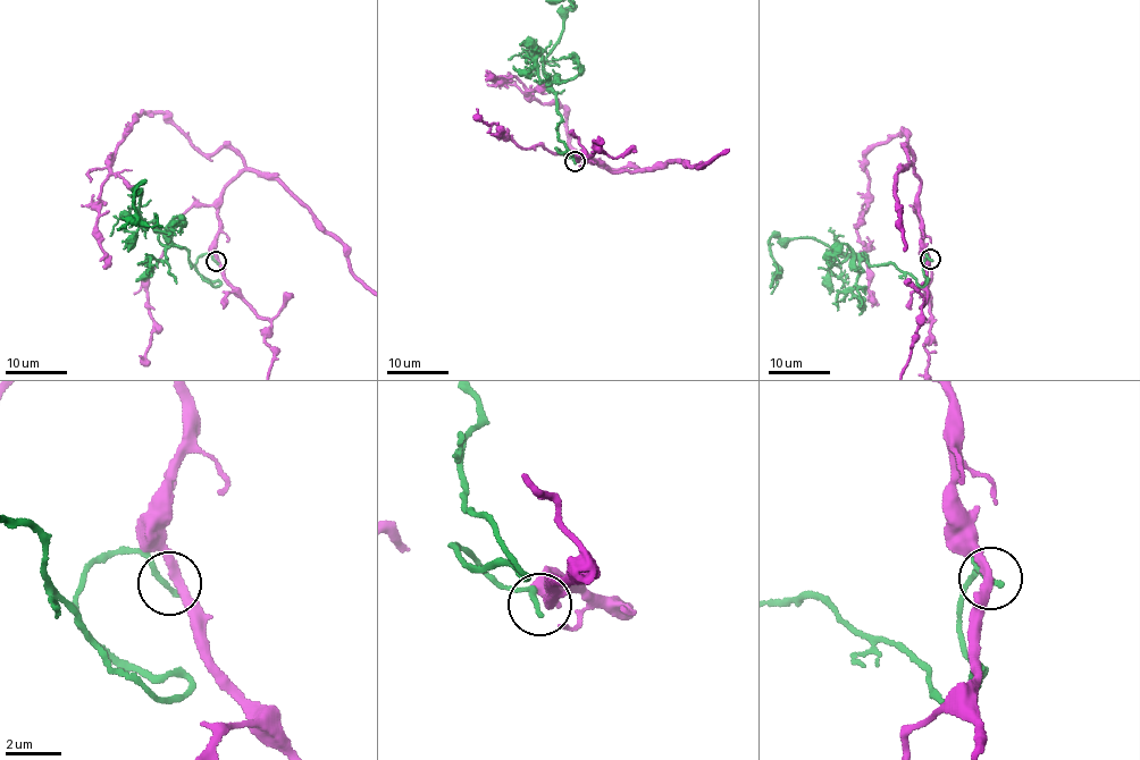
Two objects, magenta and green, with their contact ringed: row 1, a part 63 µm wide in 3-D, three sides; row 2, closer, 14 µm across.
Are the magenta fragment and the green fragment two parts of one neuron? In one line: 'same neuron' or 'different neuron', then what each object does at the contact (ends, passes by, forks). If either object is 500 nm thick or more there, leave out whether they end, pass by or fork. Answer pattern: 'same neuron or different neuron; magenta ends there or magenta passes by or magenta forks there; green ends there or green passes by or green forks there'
different neuron; magenta passes by; green ends there

